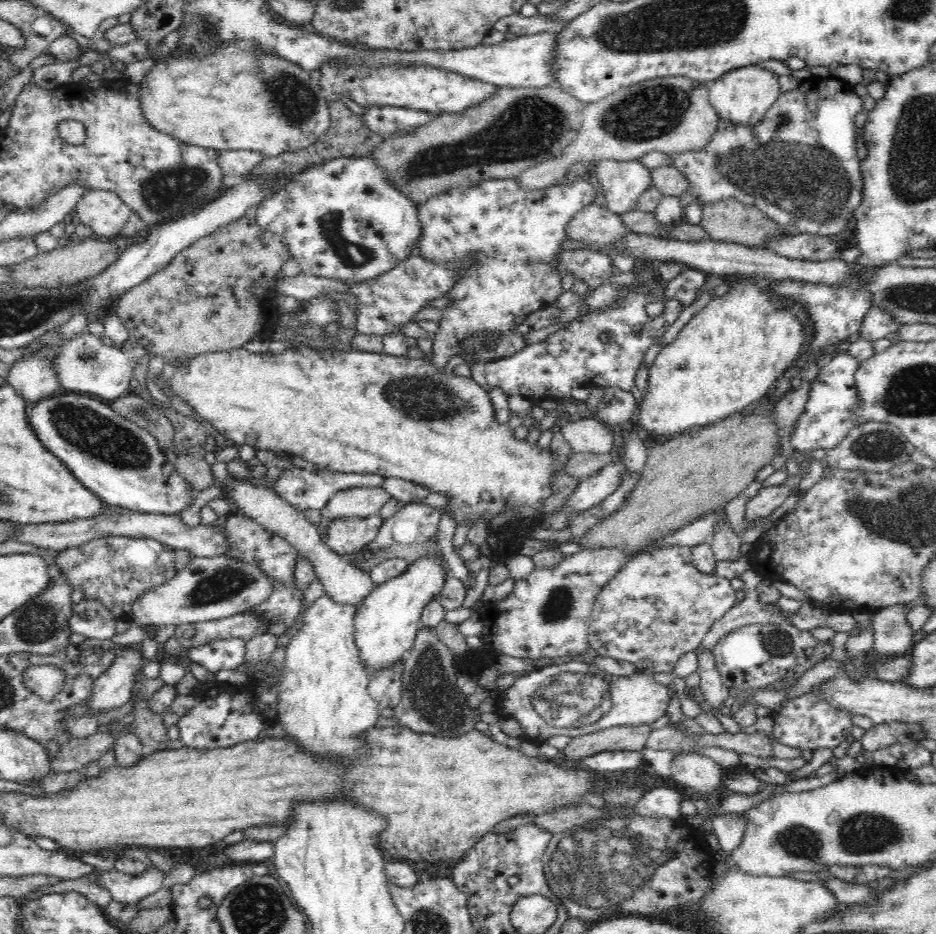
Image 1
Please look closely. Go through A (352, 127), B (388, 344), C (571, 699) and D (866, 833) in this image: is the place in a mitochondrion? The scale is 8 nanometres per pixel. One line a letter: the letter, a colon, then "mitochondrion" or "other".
A: other
B: other
C: mitochondrion
D: mitochondrion

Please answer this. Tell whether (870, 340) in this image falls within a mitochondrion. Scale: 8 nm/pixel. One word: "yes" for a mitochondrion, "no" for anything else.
no

